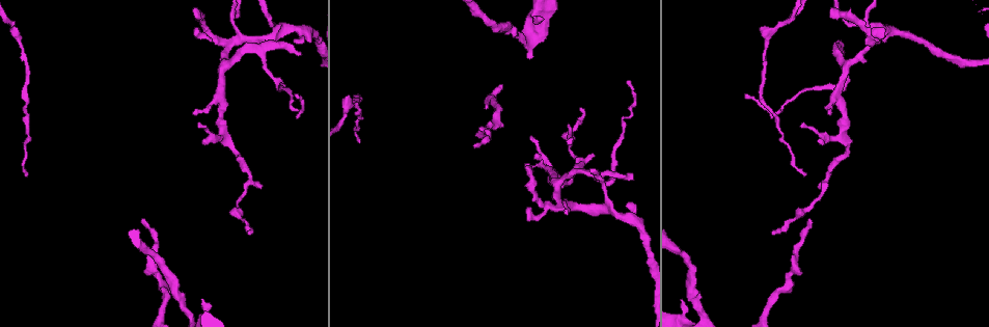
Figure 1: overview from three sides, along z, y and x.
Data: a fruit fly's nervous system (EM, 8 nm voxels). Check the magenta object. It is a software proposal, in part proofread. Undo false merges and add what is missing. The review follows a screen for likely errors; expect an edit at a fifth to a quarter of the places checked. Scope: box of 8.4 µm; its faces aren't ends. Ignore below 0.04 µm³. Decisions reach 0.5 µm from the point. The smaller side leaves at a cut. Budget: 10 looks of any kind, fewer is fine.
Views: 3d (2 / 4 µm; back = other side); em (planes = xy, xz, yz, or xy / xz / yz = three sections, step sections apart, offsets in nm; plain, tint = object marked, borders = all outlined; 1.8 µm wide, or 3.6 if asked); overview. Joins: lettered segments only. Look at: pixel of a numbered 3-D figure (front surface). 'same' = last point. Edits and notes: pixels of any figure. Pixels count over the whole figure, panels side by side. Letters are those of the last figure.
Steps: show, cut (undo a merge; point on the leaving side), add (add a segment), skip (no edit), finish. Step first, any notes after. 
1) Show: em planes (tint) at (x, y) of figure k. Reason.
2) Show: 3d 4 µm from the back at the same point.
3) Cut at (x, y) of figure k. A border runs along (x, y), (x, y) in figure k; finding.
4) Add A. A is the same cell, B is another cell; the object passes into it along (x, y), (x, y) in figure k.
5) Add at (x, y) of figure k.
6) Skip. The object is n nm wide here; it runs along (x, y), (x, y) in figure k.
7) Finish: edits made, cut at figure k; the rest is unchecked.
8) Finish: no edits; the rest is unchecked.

Show: em 3.6 µm xy step 4 (borders) at (201, 298) of figure 1. Thick end.

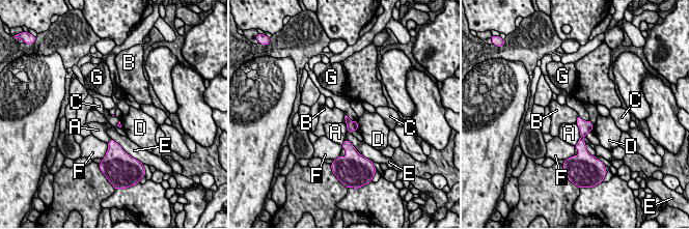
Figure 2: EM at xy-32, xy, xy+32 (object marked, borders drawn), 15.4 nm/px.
Show: em 3.6 µm planes (borders) at the same point.

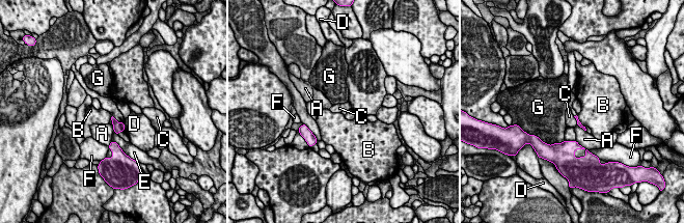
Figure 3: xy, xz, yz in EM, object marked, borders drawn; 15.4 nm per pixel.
Skip. A, B, C, D, E, F and G are other cells; a border runs along (576, 115), (584, 127) in figure 3; none of them fits.

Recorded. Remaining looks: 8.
Show: 3d 2 µm at (770, 231) of figure 1. Branch stops here.

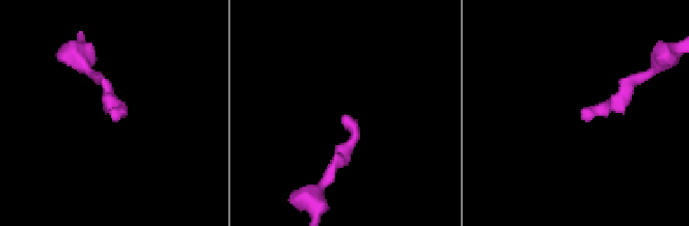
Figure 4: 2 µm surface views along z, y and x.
Show: em 3.6 µm yz step 8 (tint) at (343, 117) of figure 4.

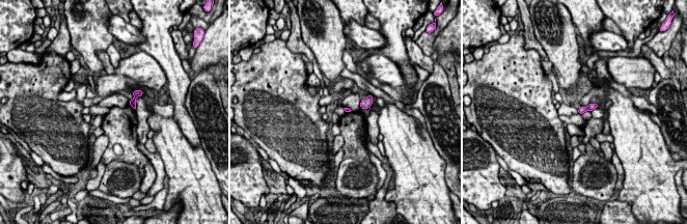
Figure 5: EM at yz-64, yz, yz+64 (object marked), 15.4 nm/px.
Show: em 3.6 µm planes (borders) at the same point. Another direction.

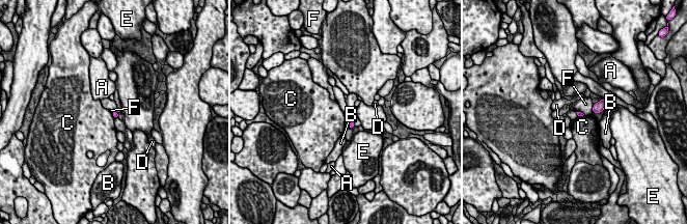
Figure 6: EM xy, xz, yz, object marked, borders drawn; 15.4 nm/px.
Skip. A, B, C, D, E and F are other cells; a border runs along (344, 113), (346, 119) in figure 6; no lettered segment goes on from it.

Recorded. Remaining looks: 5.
Show: 3d 4 µm at (874, 41) of figure 1. Abrupt turn.

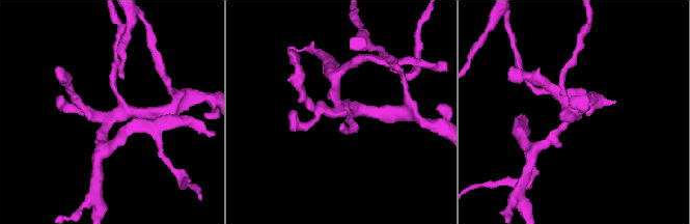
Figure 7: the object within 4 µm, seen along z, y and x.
Show: em planes (borders) at (355, 109) of figure 7.

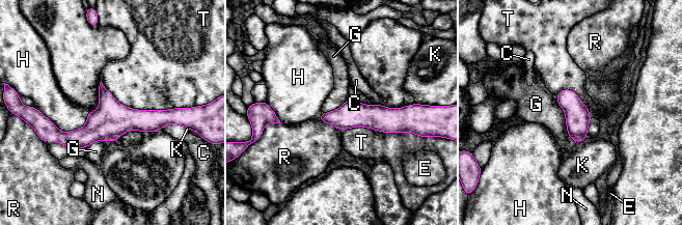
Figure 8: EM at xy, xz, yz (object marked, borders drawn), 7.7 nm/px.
Skip. C, E, G, H, K, N, R and T are other cells; it runs along (171, 119), (83, 137), (48, 125) in figure 8; continuous, no second cell.

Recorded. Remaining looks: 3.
Show: em xy step 4 (tint) at (302, 54) of figure 1. Thin end.

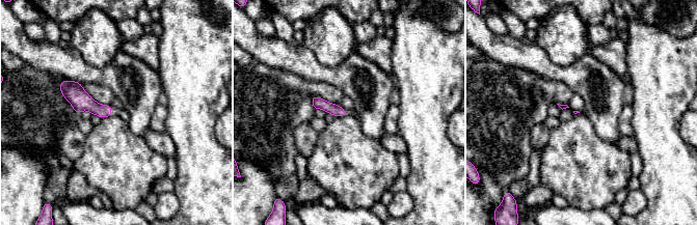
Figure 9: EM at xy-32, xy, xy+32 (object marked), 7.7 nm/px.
Show: em planes (borders) at the same point.

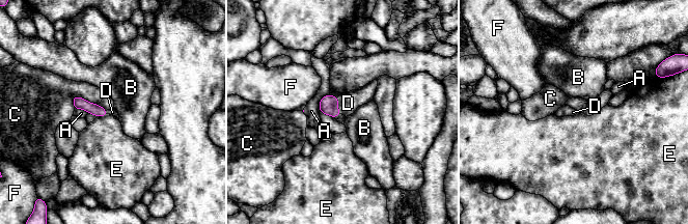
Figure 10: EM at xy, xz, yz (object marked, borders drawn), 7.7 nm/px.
Add D. D is the same cell, A, B, C, E and F are other cells; the cell continues.

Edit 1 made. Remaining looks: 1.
Finish: edits made, add at figure 10; the rest is unchecked.

